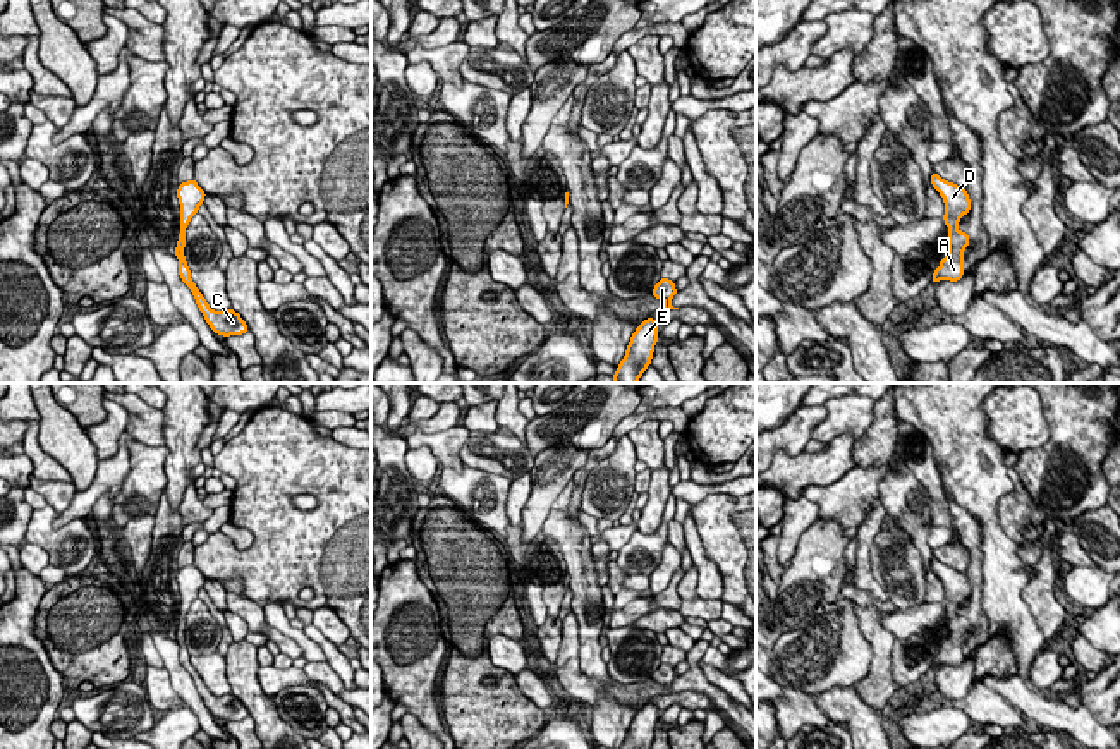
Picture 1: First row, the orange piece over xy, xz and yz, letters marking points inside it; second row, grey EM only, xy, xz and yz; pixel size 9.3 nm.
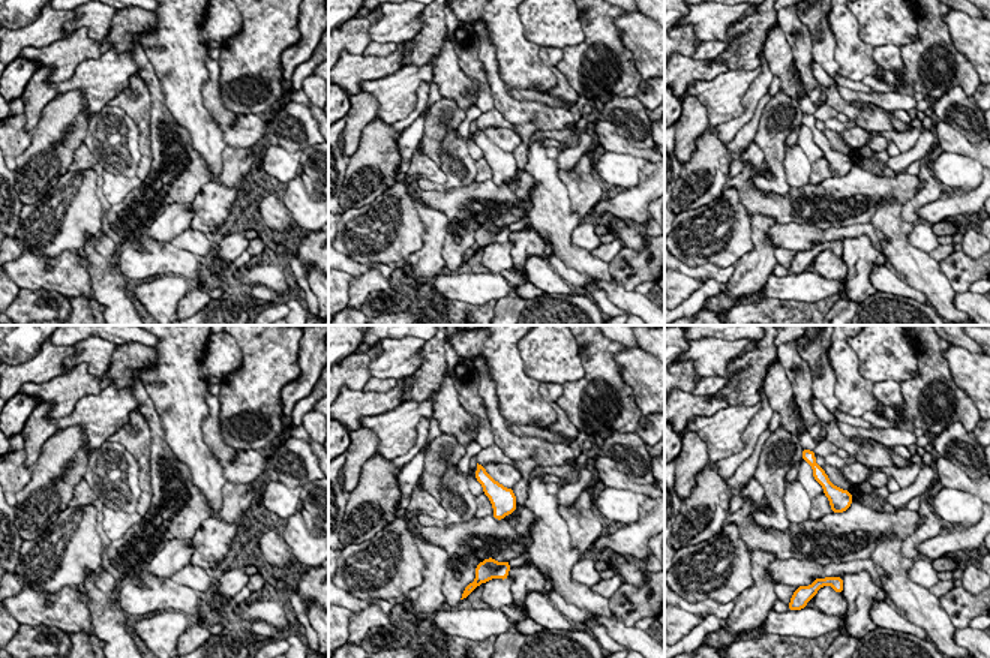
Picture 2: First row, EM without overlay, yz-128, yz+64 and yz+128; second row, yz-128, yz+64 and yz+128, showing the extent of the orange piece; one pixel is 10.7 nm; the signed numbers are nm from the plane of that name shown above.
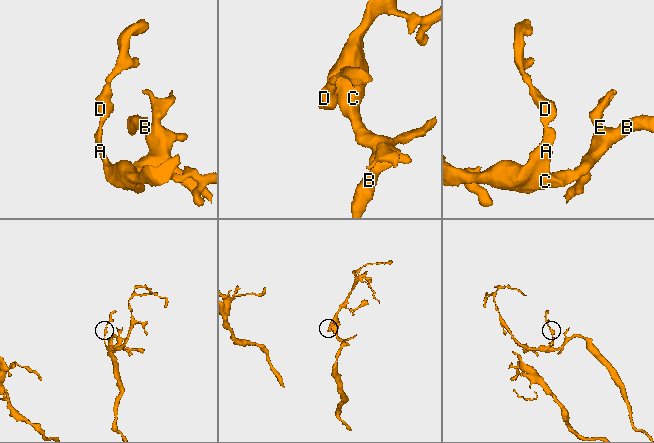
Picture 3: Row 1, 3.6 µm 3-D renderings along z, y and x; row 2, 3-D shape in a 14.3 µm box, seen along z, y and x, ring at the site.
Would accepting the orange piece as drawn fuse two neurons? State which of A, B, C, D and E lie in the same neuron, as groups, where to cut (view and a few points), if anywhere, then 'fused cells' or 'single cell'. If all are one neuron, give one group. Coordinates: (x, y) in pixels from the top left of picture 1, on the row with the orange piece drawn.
groups A B C D E; cut none; single cell

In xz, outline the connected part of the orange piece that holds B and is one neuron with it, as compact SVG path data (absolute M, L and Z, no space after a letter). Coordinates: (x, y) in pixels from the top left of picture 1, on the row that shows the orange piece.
M646 318L632 333L625 357L617 366L613 383L637 383L651 366L654 345L658 342L658 321Z

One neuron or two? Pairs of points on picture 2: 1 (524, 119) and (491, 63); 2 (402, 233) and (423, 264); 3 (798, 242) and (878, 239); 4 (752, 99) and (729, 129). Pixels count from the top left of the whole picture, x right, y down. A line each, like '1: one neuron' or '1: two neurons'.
1: one neuron
2: two neurons
3: one neuron
4: one neuron

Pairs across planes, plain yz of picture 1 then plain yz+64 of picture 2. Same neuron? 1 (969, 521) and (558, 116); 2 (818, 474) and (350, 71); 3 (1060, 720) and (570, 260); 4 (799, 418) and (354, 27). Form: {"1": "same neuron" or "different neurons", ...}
{"1": "same neuron", "2": "same neuron", "3": "different neurons", "4": "same neuron"}

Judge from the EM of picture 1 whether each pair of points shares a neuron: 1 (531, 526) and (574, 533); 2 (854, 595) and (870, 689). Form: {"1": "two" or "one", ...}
{"1": "two", "2": "one"}

